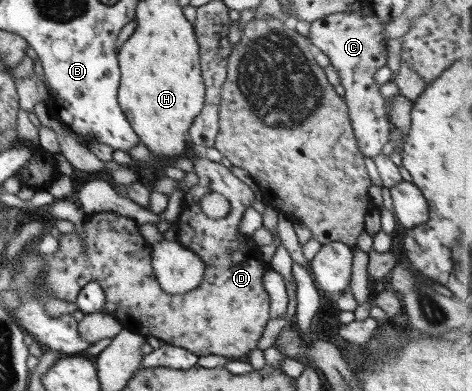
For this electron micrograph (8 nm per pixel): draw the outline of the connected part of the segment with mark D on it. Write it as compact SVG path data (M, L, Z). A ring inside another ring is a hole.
M204 155L198 159L194 158L193 163L198 183L185 193L182 211L176 223L179 242L198 254L204 262L206 269L202 283L198 287L178 295L166 293L154 276L152 248L140 234L139 225L133 218L112 211L88 214L82 223L81 231L74 230L73 233L61 234L58 250L48 255L42 253L44 269L40 275L40 284L48 288L52 298L76 302L78 293L88 282L98 282L106 296L106 305L102 307L102 313L114 316L125 330L134 331L146 338L155 336L169 345L189 350L201 359L206 359L208 355L218 355L234 360L248 355L252 349L257 348L258 341L271 319L270 297L262 280L270 263L264 261L260 248L254 245L254 241L250 241L254 236L244 238L238 233L244 211L261 196L253 192L230 171L230 168L221 163L212 162ZM210 192L218 192L228 199L230 203L228 216L214 220L202 212L200 199Z

